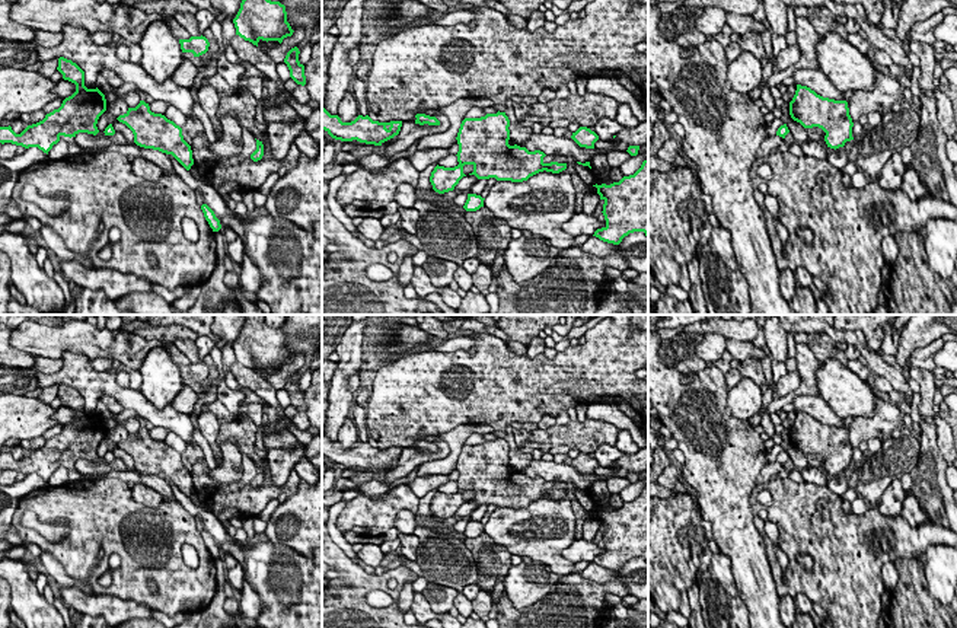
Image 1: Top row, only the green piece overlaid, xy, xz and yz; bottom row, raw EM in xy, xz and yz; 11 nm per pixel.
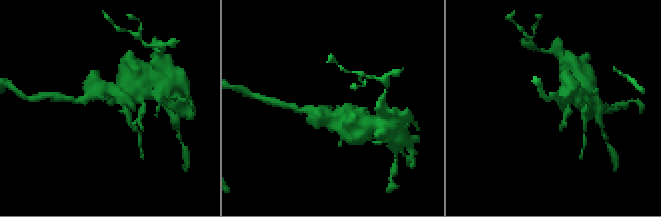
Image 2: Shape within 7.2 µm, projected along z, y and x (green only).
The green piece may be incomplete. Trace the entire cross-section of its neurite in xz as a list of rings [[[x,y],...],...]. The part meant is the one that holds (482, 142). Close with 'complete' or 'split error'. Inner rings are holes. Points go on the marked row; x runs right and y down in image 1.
[[[505,112],[487,114],[481,118],[465,118],[457,133],[457,162],[454,168],[436,166],[430,182],[438,194],[453,191],[466,176],[465,165],[472,165],[478,179],[523,182],[539,172],[559,173],[567,163],[545,163],[540,150],[529,152],[517,144],[510,146],[510,119]]] | complete

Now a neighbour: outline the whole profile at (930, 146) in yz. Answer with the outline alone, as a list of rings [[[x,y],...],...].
[[[918,41],[910,42],[909,48],[919,57],[921,77],[918,85],[922,99],[918,137],[910,144],[912,166],[922,182],[931,179],[928,189],[931,197],[957,205],[957,178],[954,165],[945,153],[948,138],[940,125],[935,99],[925,95],[937,89],[934,85],[935,50],[932,45]]]

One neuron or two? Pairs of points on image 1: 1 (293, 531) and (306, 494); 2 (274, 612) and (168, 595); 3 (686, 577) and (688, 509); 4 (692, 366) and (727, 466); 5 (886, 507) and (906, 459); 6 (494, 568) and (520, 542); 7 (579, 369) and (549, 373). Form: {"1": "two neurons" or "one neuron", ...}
{"1": "one neuron", "2": "two neurons", "3": "one neuron", "4": "two neurons", "5": "two neurons", "6": "two neurons", "7": "one neuron"}

